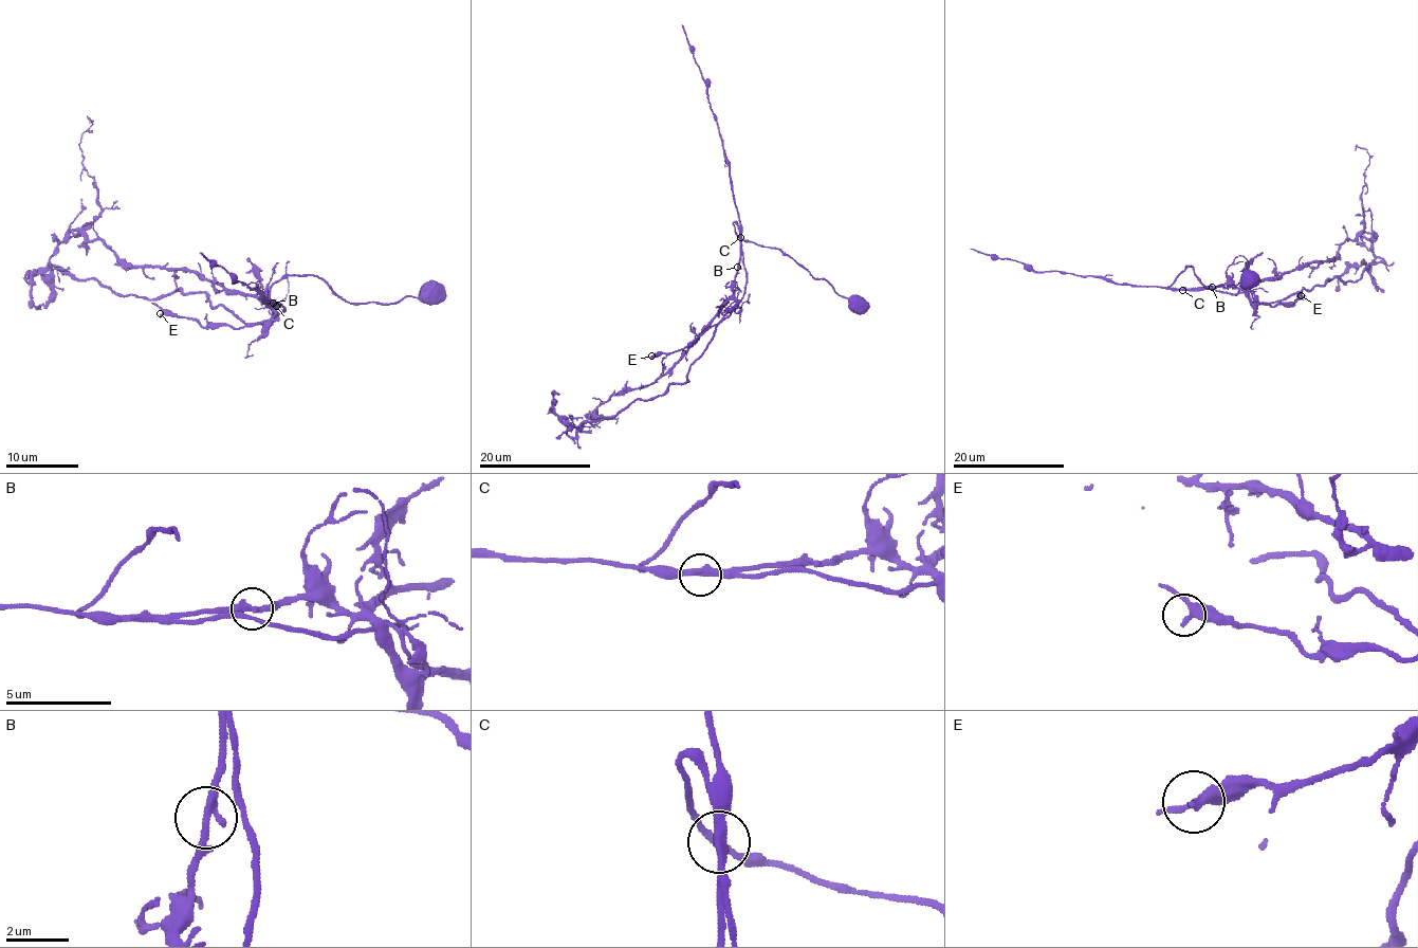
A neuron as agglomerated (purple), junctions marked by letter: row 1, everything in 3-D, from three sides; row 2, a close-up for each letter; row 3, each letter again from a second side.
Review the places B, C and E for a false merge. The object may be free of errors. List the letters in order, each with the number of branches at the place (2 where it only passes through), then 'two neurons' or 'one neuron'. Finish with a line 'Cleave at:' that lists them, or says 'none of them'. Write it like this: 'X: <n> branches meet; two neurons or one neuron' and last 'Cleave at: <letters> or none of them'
B: 2 branches meet; one neuron
C: 2 branches meet; one neuron
E: 2 branches meet; one neuron
Cleave at: none of them

